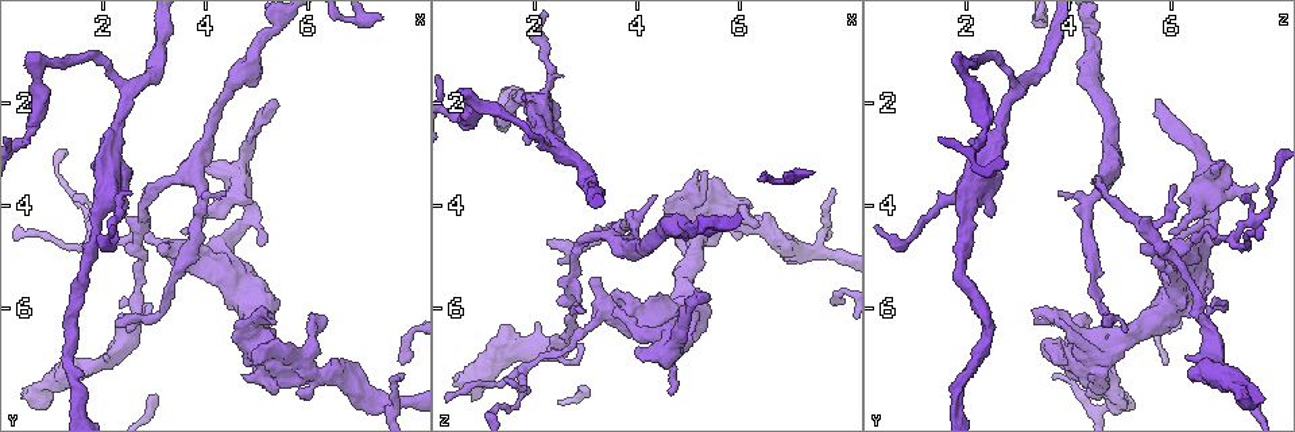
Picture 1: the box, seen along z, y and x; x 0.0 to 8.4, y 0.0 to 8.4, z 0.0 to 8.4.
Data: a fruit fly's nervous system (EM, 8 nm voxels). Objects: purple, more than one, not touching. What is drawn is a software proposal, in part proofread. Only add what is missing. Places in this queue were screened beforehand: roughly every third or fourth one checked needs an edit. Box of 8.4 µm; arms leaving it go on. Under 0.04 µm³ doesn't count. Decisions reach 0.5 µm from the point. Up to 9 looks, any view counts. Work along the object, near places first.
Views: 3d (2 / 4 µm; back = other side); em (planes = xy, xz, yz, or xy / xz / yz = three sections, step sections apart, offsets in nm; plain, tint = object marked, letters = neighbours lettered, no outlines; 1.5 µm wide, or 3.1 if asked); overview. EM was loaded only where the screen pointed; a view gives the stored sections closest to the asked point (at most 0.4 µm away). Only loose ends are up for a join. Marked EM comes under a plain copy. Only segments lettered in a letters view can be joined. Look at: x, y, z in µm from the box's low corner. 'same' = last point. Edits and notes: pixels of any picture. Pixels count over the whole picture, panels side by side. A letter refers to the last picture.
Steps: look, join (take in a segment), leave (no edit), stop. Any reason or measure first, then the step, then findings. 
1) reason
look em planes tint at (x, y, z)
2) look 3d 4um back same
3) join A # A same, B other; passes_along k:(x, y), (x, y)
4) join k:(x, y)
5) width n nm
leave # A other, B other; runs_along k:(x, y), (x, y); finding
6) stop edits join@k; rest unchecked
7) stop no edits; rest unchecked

free end
look em yz step 4 letters at (5.35, 1.95, 5.65)

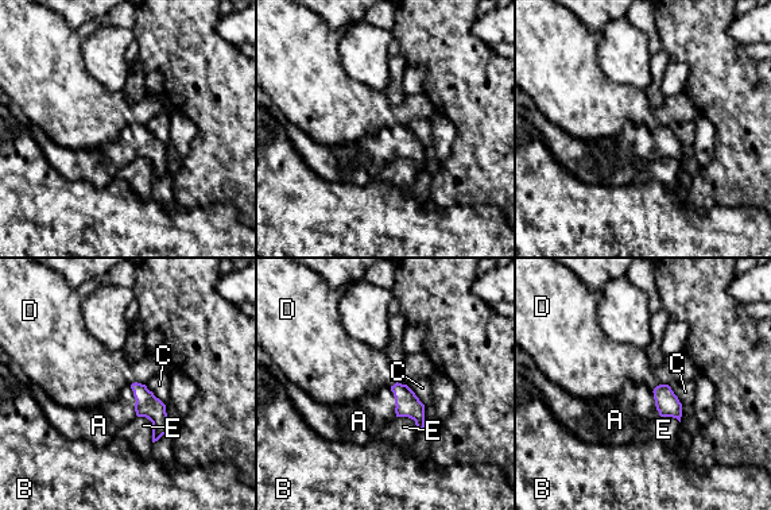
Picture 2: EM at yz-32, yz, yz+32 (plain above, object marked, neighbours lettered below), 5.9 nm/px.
join A # A same, B other, C other, D other, E other; passes_along 2:(147, 405), (135, 398), (103, 422); it goes on there

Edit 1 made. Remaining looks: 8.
free end
look em planes letters at (2.40, 4.25, 2.55)

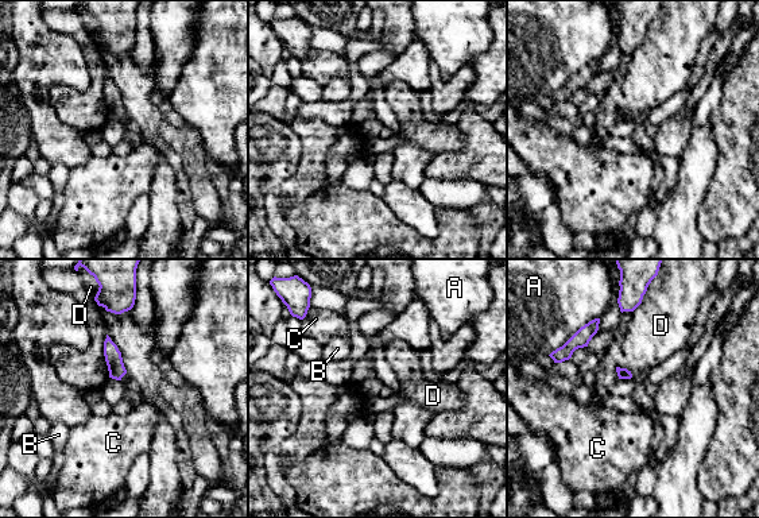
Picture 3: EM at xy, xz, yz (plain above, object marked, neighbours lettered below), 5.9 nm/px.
leave # A other, B other, C other, D other; border 3:(107, 333), (120, 352), (127, 372); none of them fits

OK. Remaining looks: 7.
stop edits join@2; rest unchecked

